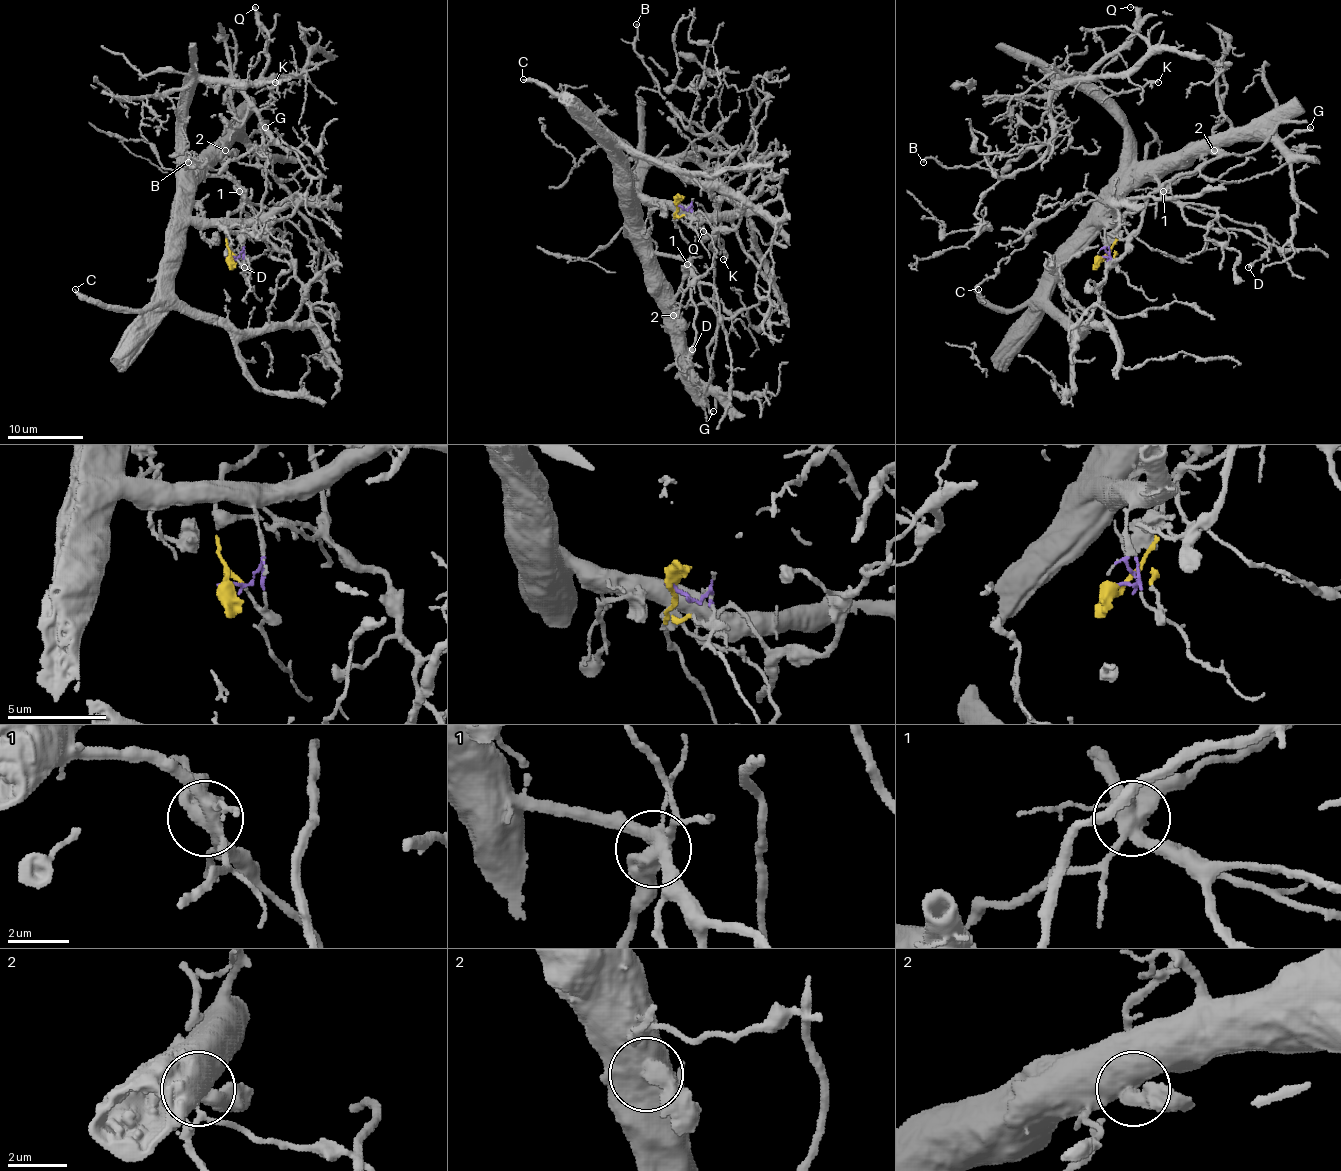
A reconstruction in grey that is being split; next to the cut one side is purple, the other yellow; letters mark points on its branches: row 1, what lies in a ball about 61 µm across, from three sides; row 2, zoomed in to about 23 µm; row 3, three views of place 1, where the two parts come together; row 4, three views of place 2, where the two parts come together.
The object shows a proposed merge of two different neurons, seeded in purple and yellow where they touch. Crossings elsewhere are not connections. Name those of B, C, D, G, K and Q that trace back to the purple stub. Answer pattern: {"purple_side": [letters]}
{"purple_side": ["B", "C", "D", "G", "K", "Q"]}

